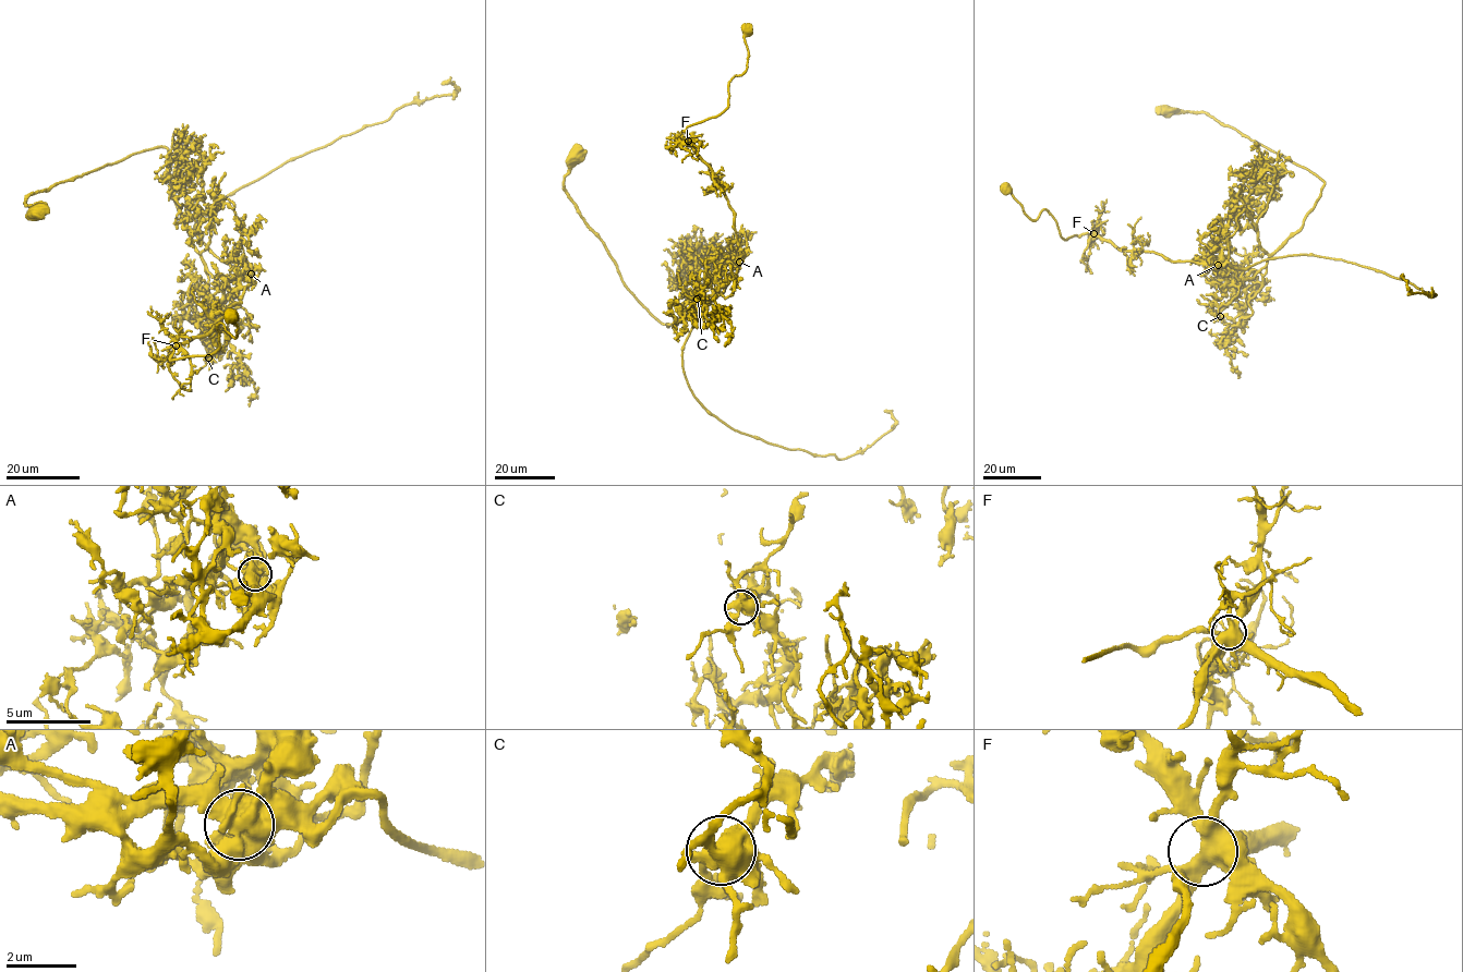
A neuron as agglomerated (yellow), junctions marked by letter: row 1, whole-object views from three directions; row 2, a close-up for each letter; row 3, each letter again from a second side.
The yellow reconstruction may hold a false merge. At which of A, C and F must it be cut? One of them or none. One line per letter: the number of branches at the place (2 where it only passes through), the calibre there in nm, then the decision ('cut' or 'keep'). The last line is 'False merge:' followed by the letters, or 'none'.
A: 7 | 700 nm | cut
C: 6 | 550 nm | keep
F: 6 | 480 nm | keep
False merge: A

